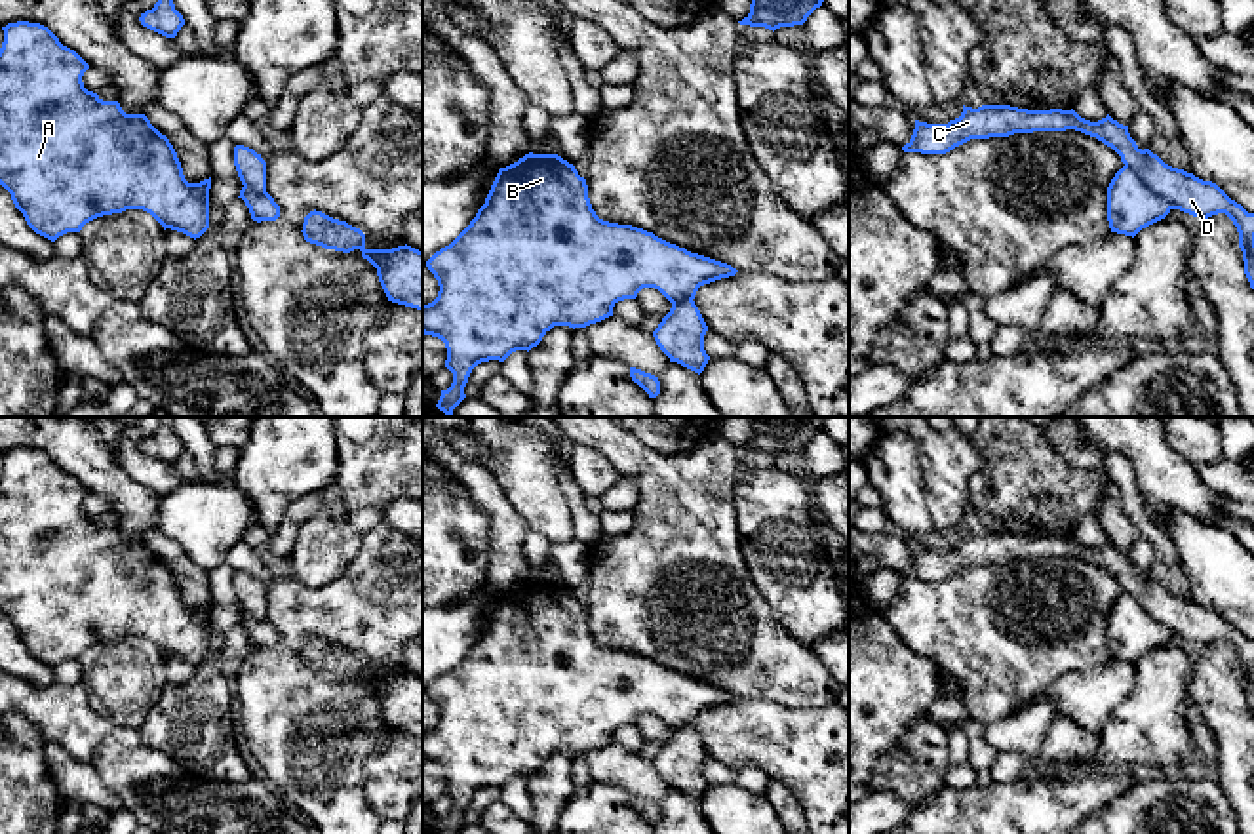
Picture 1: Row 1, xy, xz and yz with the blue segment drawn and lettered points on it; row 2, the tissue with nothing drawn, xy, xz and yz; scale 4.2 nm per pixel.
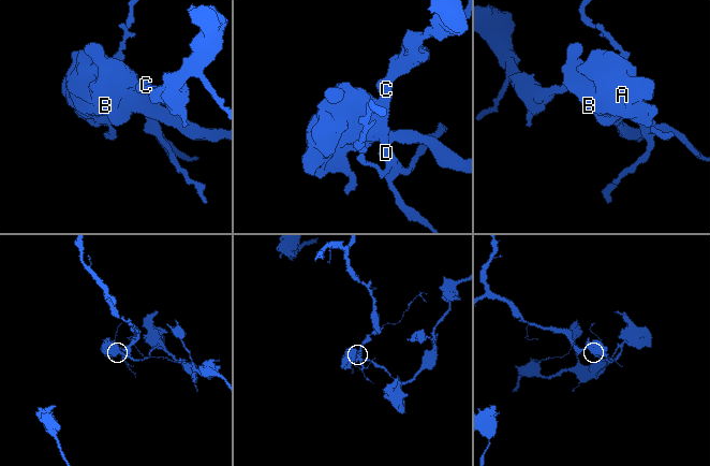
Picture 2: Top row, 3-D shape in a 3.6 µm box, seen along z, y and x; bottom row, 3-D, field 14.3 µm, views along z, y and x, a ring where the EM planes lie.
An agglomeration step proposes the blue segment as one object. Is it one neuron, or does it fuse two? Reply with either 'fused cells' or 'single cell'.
fused cells

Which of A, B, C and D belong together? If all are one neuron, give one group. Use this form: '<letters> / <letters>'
A B / C D

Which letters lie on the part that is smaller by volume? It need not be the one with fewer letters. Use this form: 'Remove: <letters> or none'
Remove: C, D

